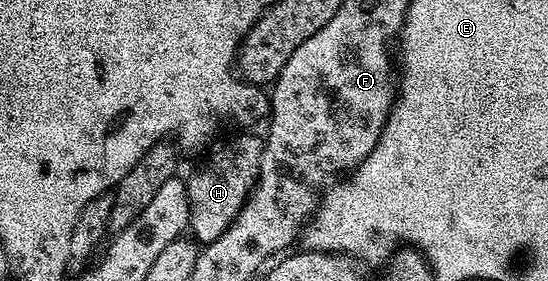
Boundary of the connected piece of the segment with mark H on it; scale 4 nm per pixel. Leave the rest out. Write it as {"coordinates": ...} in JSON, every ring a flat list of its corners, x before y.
{"coordinates":[[239,132,234,136,236,138,229,139,220,150,213,151,211,159,200,170,193,171,191,178,188,177,186,179,187,199,191,205,189,230,193,235,194,241,200,244,217,240,226,232,229,226,233,224,233,220,241,212,241,208,247,203,248,198,251,197,251,190,255,187,255,181,259,178,264,139,260,135,258,138,255,132]]}

